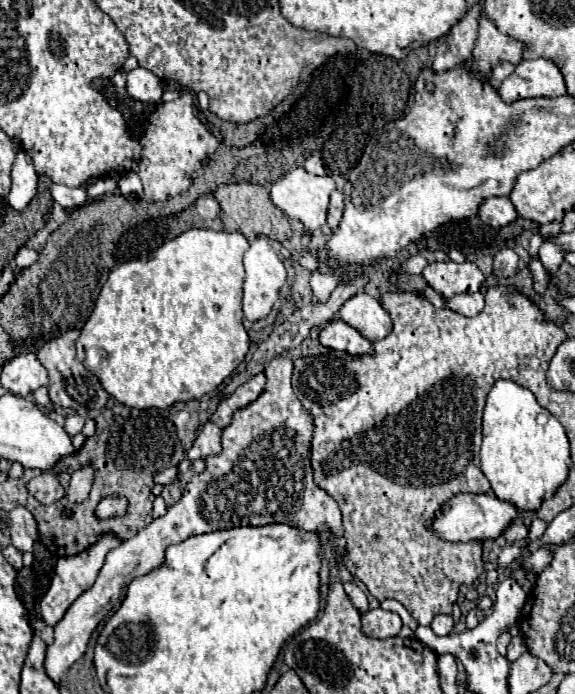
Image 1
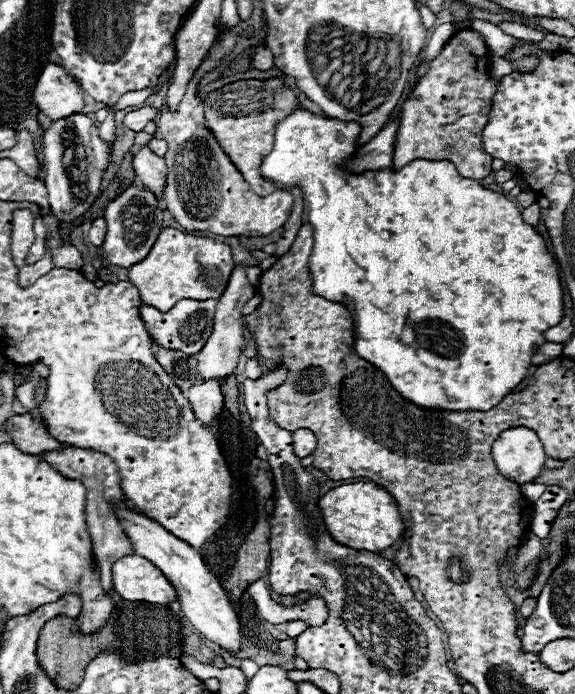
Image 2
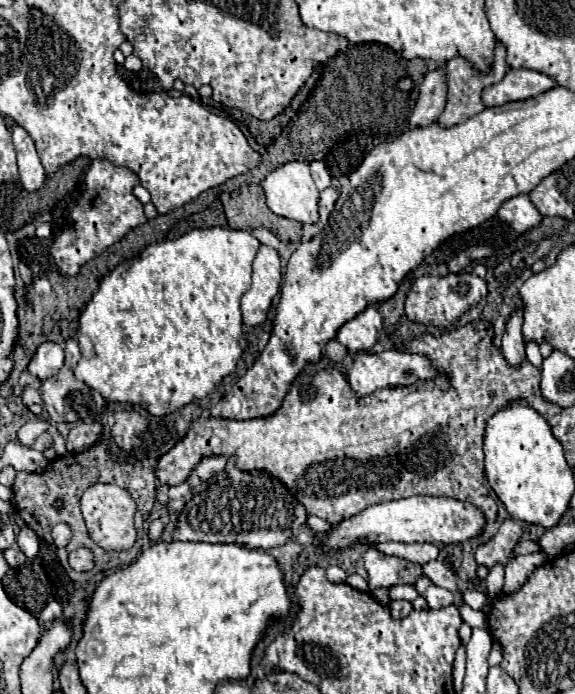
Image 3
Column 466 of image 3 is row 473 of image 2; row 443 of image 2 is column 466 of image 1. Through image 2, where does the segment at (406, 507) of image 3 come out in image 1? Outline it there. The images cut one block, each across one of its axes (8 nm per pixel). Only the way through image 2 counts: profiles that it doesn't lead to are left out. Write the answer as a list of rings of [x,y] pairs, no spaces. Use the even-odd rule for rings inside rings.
[[[460,494],[448,500],[444,508],[436,514],[436,520],[432,522],[432,528],[436,534],[450,542],[468,542],[468,540],[486,540],[486,538],[498,538],[508,524],[518,518],[518,508],[510,502],[498,500],[496,496],[488,494]]]

